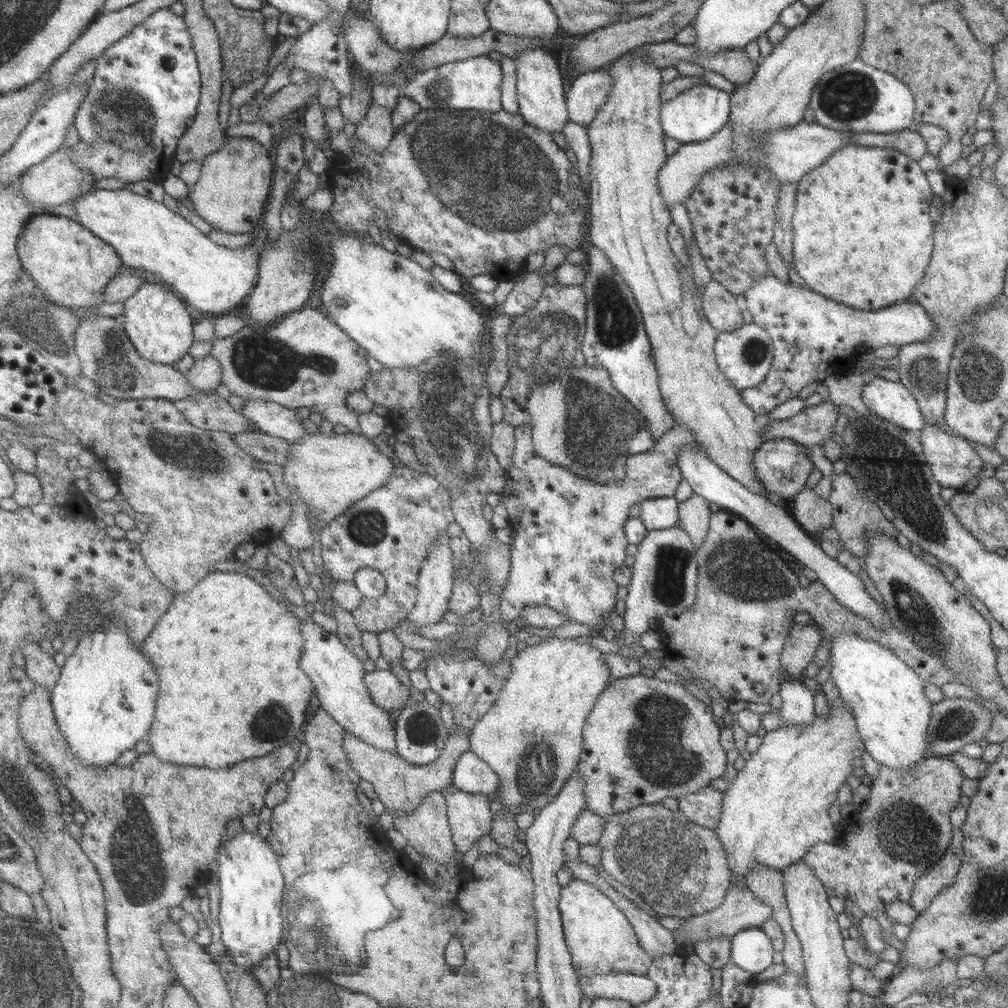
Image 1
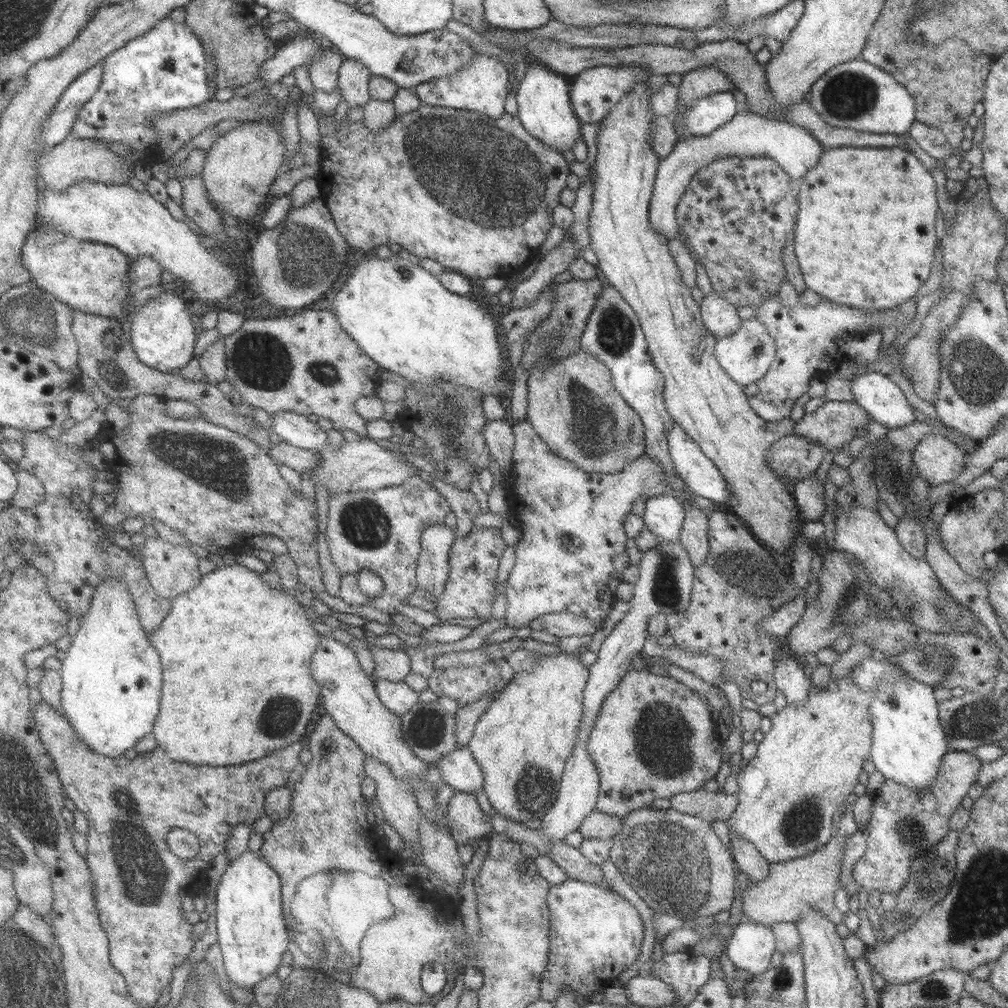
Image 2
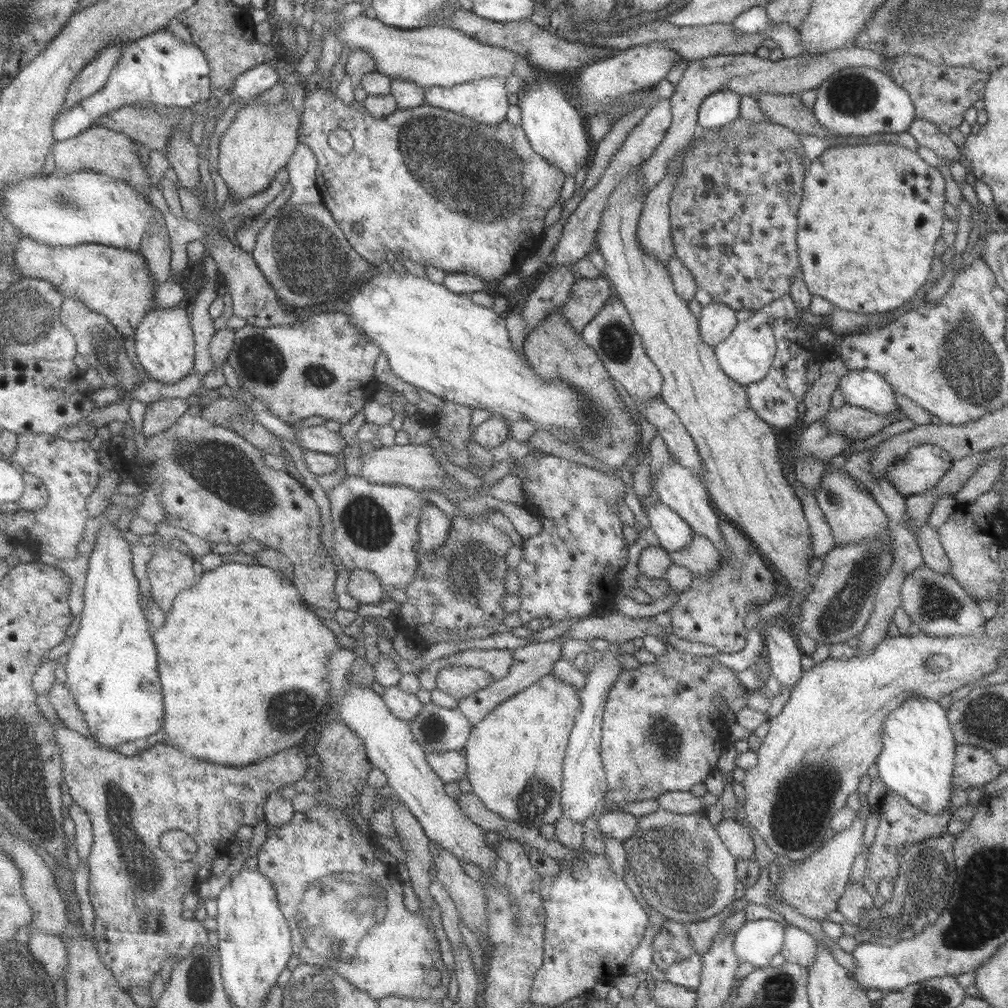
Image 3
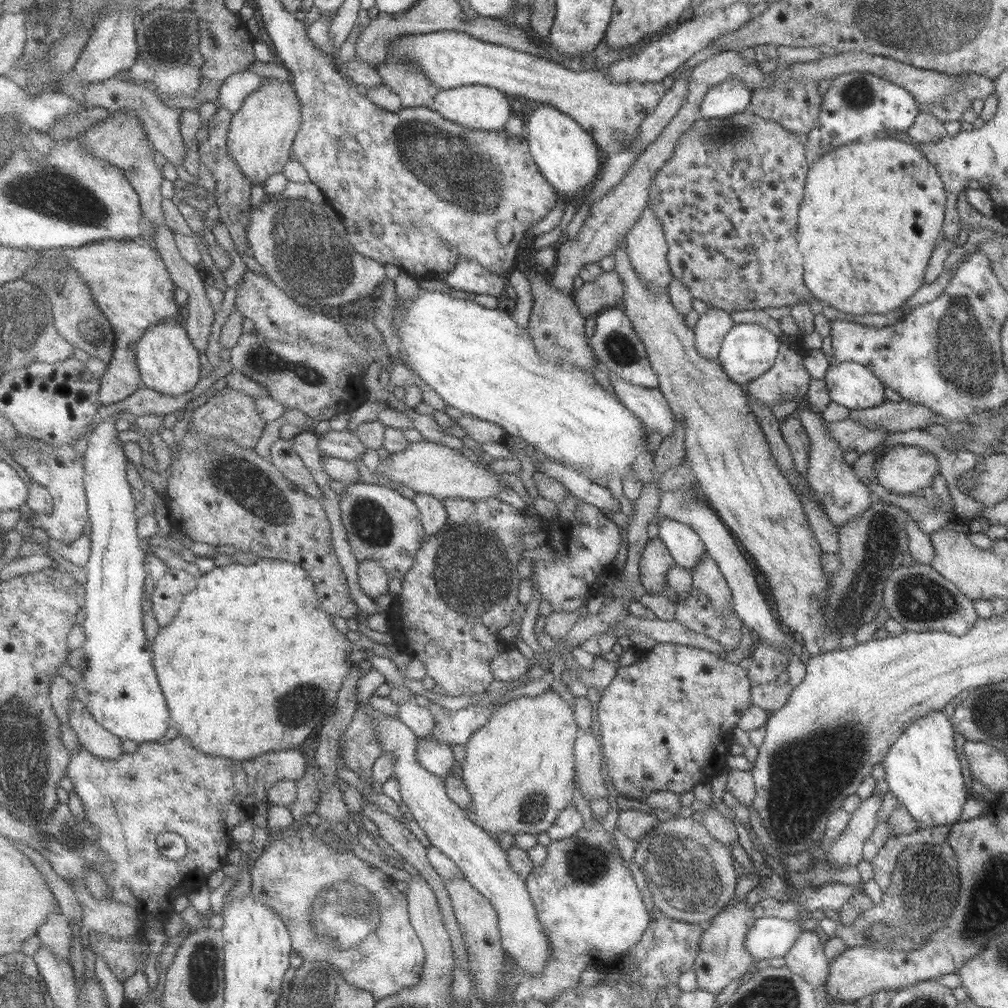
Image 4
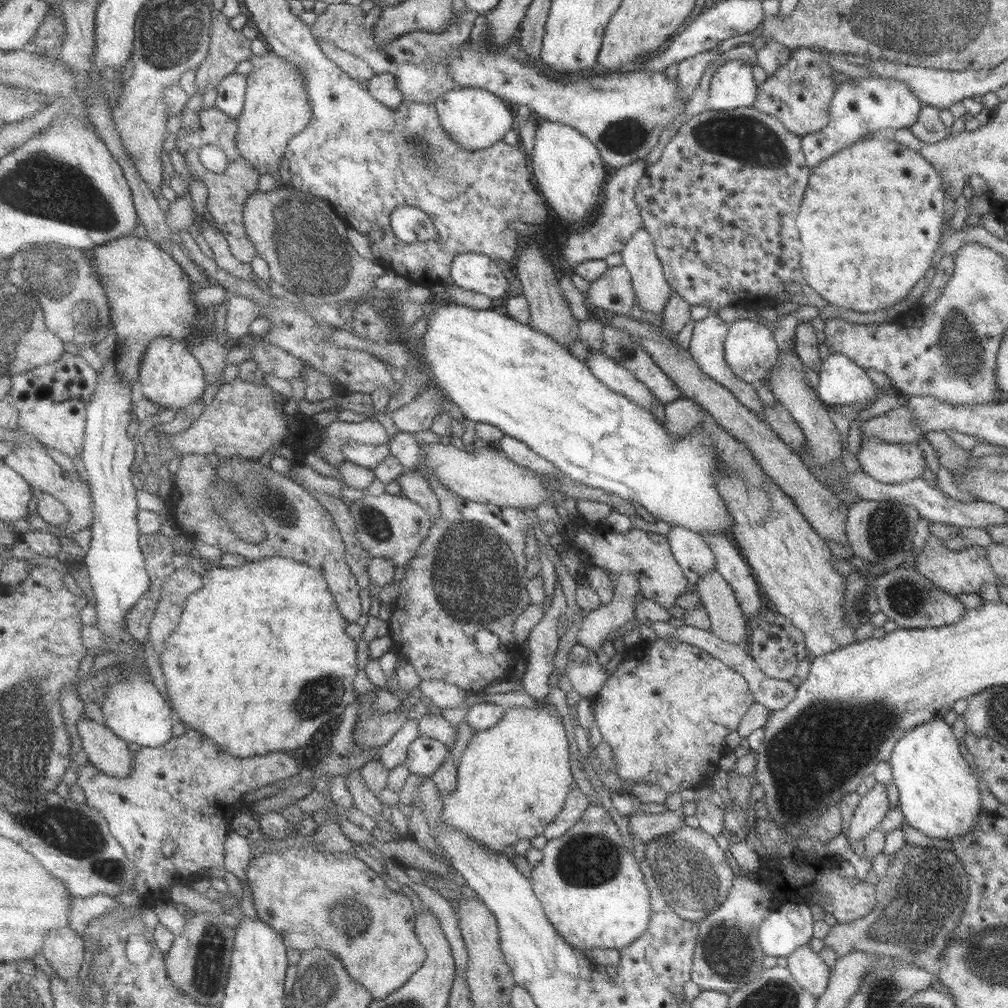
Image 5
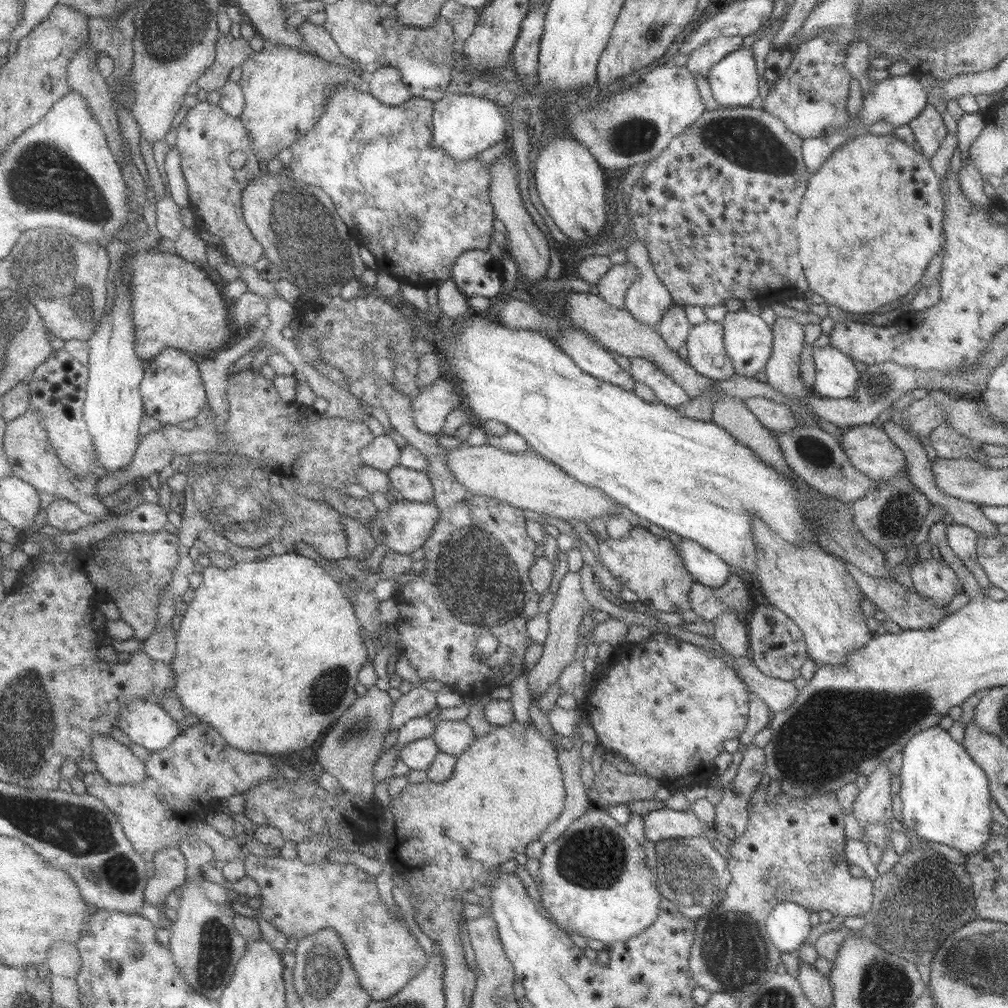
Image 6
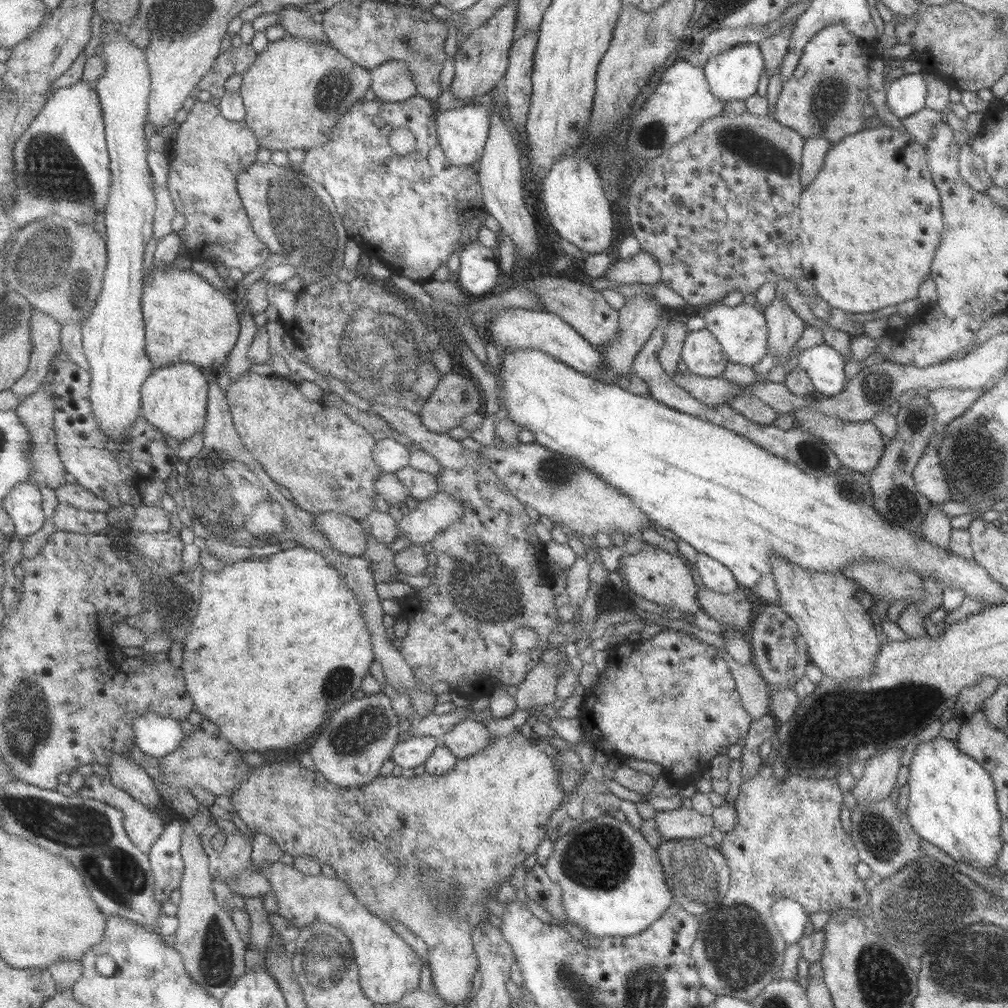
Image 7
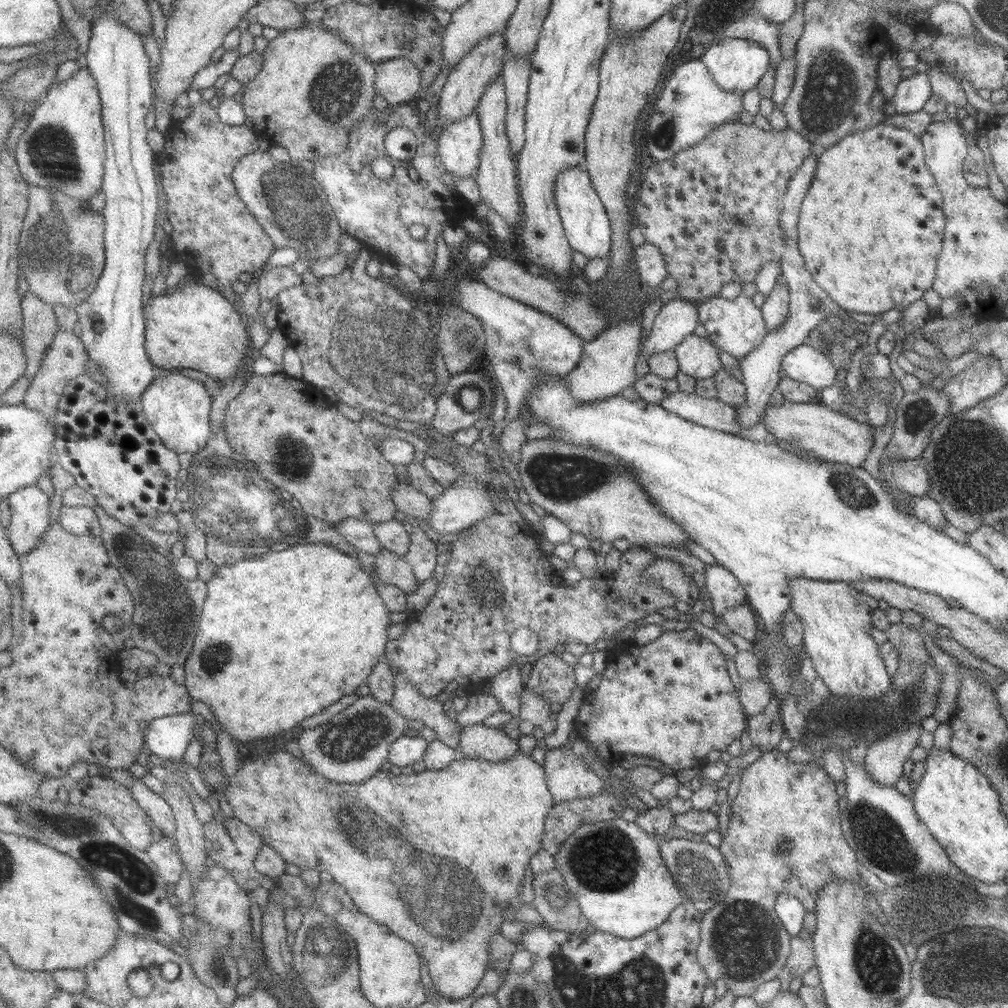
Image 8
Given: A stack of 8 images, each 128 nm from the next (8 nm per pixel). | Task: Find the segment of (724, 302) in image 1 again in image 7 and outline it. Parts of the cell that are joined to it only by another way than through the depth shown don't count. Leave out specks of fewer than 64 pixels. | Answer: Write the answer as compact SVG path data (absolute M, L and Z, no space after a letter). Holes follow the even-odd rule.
M707 328L689 331L681 359L690 373L706 377L721 376L730 362L716 337Z

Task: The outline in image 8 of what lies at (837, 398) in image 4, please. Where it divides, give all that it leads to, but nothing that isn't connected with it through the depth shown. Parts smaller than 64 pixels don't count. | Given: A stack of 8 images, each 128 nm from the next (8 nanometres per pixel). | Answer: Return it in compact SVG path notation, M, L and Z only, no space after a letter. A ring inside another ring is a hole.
M807 344L785 352L781 368L786 377L789 376L798 383L809 384L817 391L822 391L827 386L831 386L837 371L837 368L833 366L823 352Z

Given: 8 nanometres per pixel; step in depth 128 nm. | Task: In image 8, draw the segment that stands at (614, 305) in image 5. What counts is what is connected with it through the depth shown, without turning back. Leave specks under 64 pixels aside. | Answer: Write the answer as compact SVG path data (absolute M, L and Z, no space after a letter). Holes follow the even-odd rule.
M645 242L636 248L636 274L645 289L657 290L669 276L666 262L659 248Z

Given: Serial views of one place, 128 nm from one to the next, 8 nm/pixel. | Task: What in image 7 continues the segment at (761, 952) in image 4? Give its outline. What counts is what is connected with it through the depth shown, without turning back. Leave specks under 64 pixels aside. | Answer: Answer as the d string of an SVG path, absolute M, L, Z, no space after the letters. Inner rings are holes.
M791 898L778 899L771 908L773 921L786 945L794 945L805 935L809 914L805 908Z

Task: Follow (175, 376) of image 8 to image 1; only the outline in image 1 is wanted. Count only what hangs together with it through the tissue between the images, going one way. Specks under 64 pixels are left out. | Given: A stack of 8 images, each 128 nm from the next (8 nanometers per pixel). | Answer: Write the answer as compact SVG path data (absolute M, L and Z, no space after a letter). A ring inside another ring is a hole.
M147 282L136 296L129 298L124 307L124 323L127 331L140 351L140 354L148 360L158 364L176 364L186 354L190 354L194 342L196 342L195 324L188 302L178 294L172 292L172 287L167 284Z

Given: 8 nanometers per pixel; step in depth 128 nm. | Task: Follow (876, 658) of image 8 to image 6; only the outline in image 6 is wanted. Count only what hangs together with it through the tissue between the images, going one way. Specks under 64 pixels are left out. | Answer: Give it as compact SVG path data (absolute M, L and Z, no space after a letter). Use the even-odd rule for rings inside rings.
M752 519L752 538L757 548L757 576L762 584L762 592L766 595L772 607L781 610L789 616L801 629L807 642L807 651L816 664L840 666L851 652L860 650L866 646L874 637L868 624L860 603L864 601L865 595L855 583L852 573L848 572L842 559L826 552L820 544L813 542L801 542L799 546L784 541L778 537L778 533L772 531L762 519Z

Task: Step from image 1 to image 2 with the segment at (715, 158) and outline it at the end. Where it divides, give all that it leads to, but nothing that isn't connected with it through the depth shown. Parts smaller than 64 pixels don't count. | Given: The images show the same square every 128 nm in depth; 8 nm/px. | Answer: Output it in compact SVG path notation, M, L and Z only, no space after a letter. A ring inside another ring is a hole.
M740 110L730 122L717 128L708 136L686 135L681 137L672 152L660 160L650 202L650 221L653 230L665 236L668 242L679 238L680 228L676 220L676 207L688 188L692 175L715 158L738 155L739 157L763 156L775 160L787 173L791 187L797 194L801 180L818 164L826 148L805 128L779 120L768 120L762 115Z

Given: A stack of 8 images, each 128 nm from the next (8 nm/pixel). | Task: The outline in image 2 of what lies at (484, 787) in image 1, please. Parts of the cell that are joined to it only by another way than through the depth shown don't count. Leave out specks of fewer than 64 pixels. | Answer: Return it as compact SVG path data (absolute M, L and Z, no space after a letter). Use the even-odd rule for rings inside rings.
M470 746L459 747L458 750L439 760L437 766L442 771L445 785L452 785L459 791L471 793L485 787L483 766L476 760L476 755Z

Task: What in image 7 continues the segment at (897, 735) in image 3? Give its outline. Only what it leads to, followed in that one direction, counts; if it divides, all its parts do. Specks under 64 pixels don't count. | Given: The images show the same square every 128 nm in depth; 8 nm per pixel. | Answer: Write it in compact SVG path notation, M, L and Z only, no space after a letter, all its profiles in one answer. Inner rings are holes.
M940 735L930 742L920 743L911 761L908 766L910 802L905 814L914 830L923 840L944 850L957 863L965 862L981 871L997 864L1005 845L1000 832L1004 816L998 808L995 784L989 772L971 756L962 752L954 740L946 740Z

